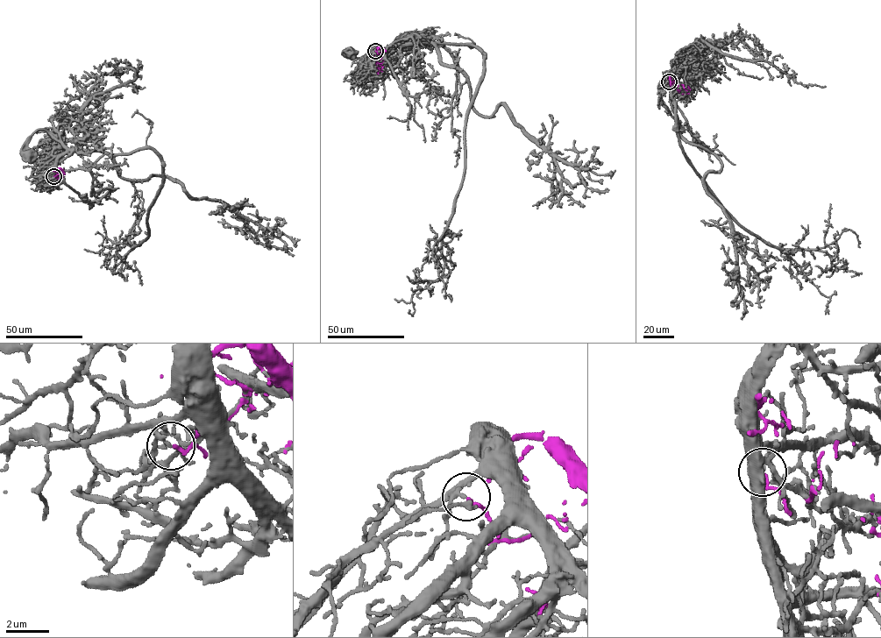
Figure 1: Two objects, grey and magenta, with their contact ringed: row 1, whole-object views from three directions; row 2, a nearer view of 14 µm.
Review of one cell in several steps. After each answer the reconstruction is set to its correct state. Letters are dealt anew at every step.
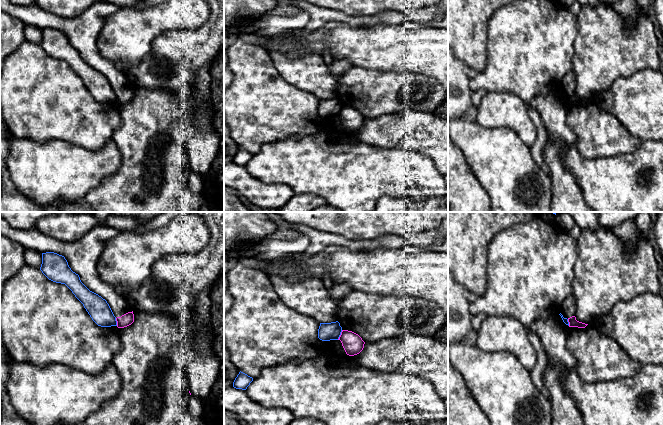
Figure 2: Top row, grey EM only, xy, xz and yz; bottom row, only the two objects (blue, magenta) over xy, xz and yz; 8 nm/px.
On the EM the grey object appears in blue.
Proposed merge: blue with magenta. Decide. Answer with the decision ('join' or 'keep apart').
keep apart

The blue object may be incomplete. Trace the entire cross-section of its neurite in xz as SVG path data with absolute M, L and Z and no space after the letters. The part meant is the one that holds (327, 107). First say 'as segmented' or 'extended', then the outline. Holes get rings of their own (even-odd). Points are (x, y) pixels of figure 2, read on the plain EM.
as segmented; M338 97L331 99L320 99L318 114L322 117L338 116L342 108L342 103Z

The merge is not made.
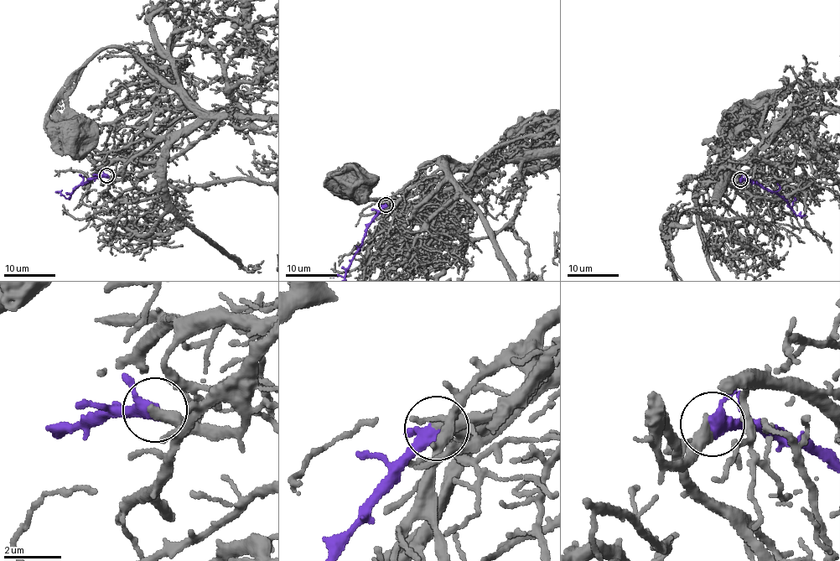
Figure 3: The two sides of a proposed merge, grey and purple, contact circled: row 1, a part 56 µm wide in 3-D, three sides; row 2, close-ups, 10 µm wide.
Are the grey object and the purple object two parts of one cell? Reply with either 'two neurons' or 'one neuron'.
one neuron

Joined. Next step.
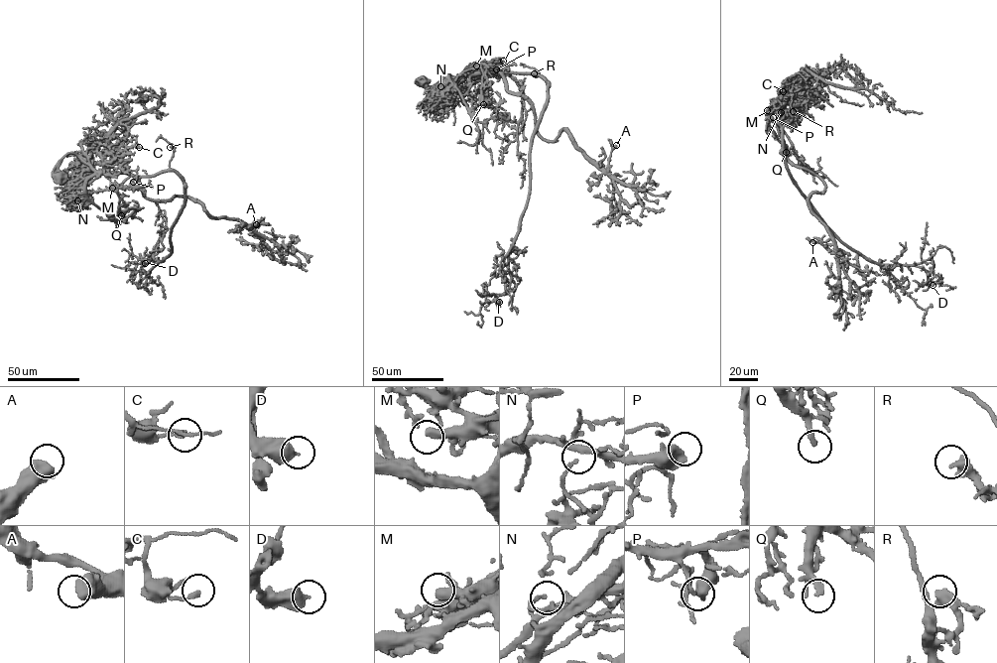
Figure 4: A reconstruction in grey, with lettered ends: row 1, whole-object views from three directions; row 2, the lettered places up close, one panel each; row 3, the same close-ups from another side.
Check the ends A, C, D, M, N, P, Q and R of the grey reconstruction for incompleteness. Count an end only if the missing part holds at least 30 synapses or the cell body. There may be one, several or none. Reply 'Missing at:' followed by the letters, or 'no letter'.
Missing at: M, Q

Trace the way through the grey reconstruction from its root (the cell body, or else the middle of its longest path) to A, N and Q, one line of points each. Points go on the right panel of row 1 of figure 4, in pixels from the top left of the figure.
A: (788, 83), (805, 72), (780, 109), (784, 152), (823, 183), (809, 204), (835, 250), (812, 242)
N: (788, 83), (805, 72), (804, 82), (777, 100), (777, 116), (781, 112)
Q: (788, 83), (805, 72), (805, 79), (786, 96), (781, 108), (766, 114), (769, 128), (786, 152)

